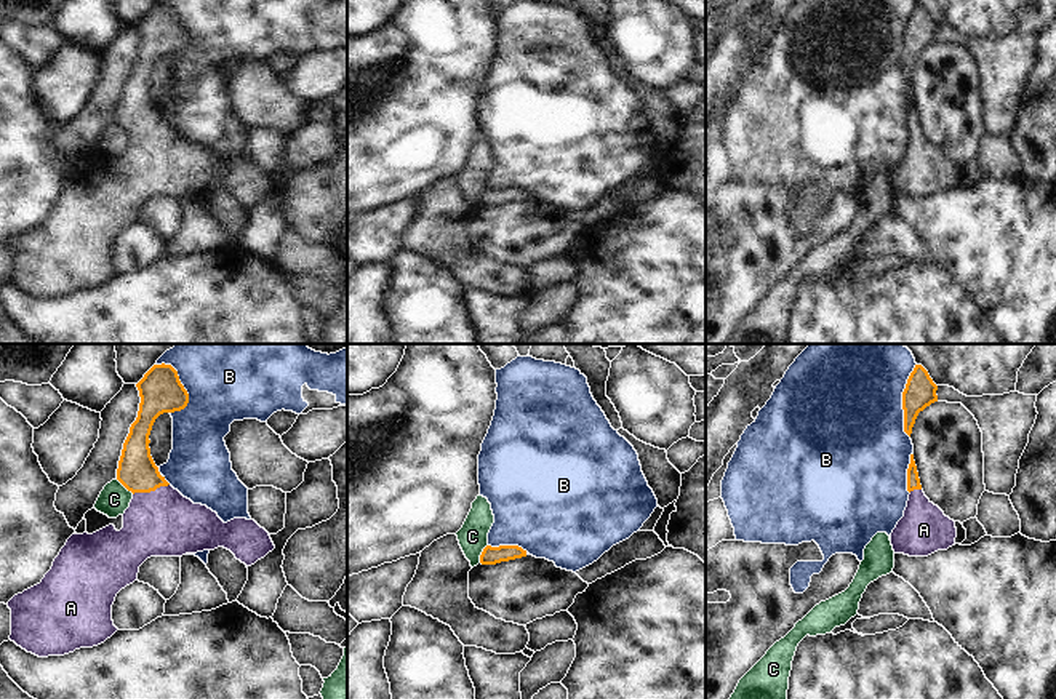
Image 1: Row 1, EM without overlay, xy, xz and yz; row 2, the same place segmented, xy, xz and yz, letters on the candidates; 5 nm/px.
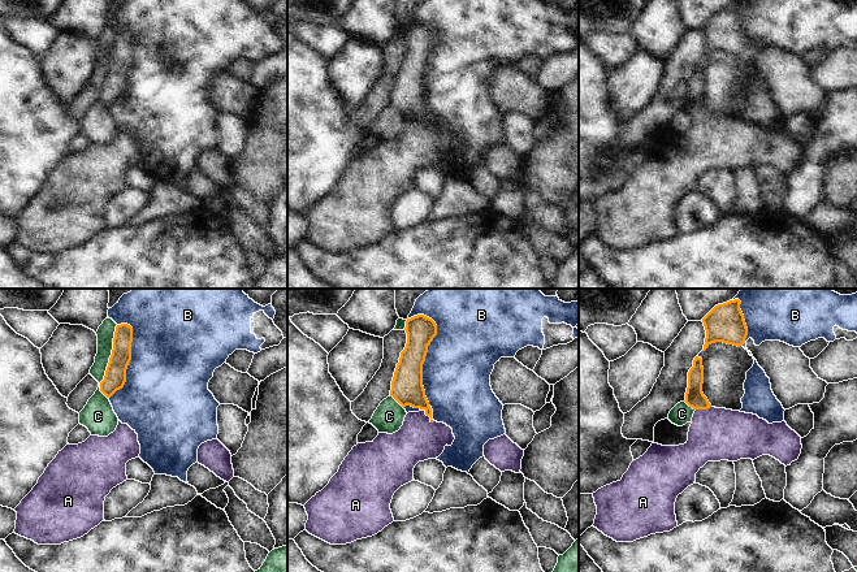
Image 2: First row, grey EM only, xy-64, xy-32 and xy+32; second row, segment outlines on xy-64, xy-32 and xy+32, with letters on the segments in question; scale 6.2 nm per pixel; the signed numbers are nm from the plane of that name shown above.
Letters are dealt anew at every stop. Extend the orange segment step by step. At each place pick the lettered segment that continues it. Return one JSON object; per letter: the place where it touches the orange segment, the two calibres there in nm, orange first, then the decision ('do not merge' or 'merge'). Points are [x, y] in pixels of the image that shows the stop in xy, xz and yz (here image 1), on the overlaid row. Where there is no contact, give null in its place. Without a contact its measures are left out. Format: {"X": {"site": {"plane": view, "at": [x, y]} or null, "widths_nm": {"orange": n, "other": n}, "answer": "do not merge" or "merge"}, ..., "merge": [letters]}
{"A": {"site": {"plane": "xy", "at": [151, 490]}, "widths_nm": {"orange": 190, "other": 340}, "answer": "merge"}, "B": {"site": {"plane": "xy", "at": [180, 381]}, "widths_nm": {"orange": 220, "other": 480}, "answer": "do not merge"}, "C": {"site": {"plane": "xz", "at": [482, 554]}, "widths_nm": {"orange": 90, "other": 150}, "answer": "do not merge"}, "merge": ["A"]}

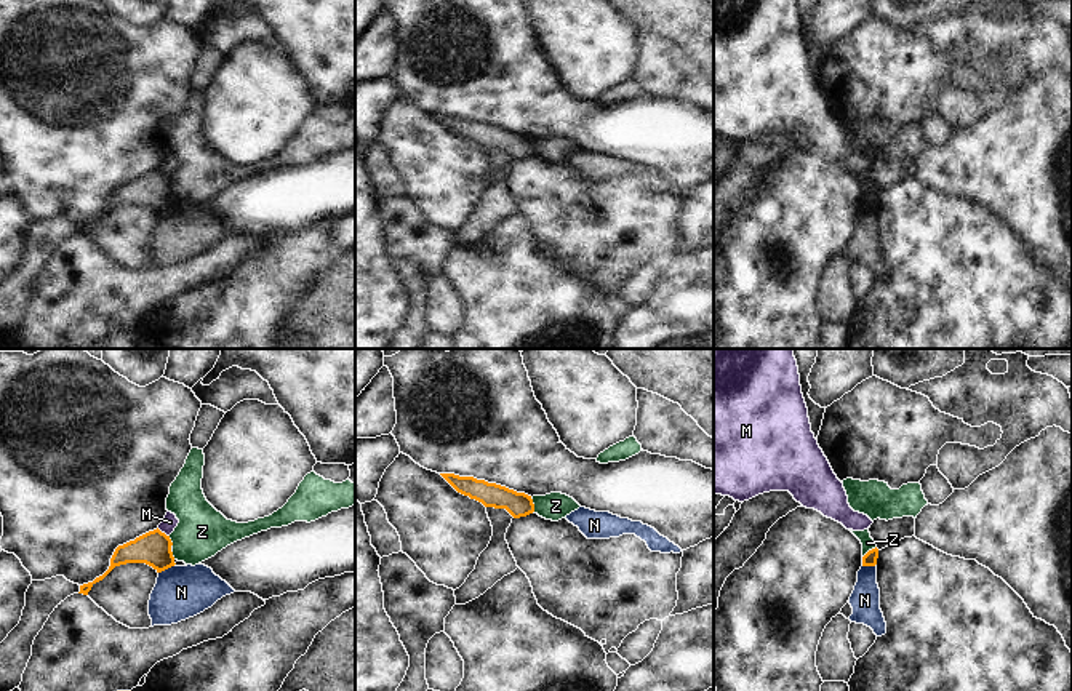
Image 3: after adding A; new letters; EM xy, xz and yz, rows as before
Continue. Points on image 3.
{"M": {"site": {"plane": "xy", "at": [164, 533]}, "widths_nm": {"orange": 170, "other": 80}, "answer": "do not merge"}, "N": {"site": {"plane": "xy", "at": [167, 568]}, "widths_nm": {"orange": 170, "other": 260}, "answer": "do not merge"}, "Z": {"site": {"plane": "xz", "at": [533, 504]}, "widths_nm": {"orange": 130, "other": 140}, "answer": "do not merge"}, "merge": []}

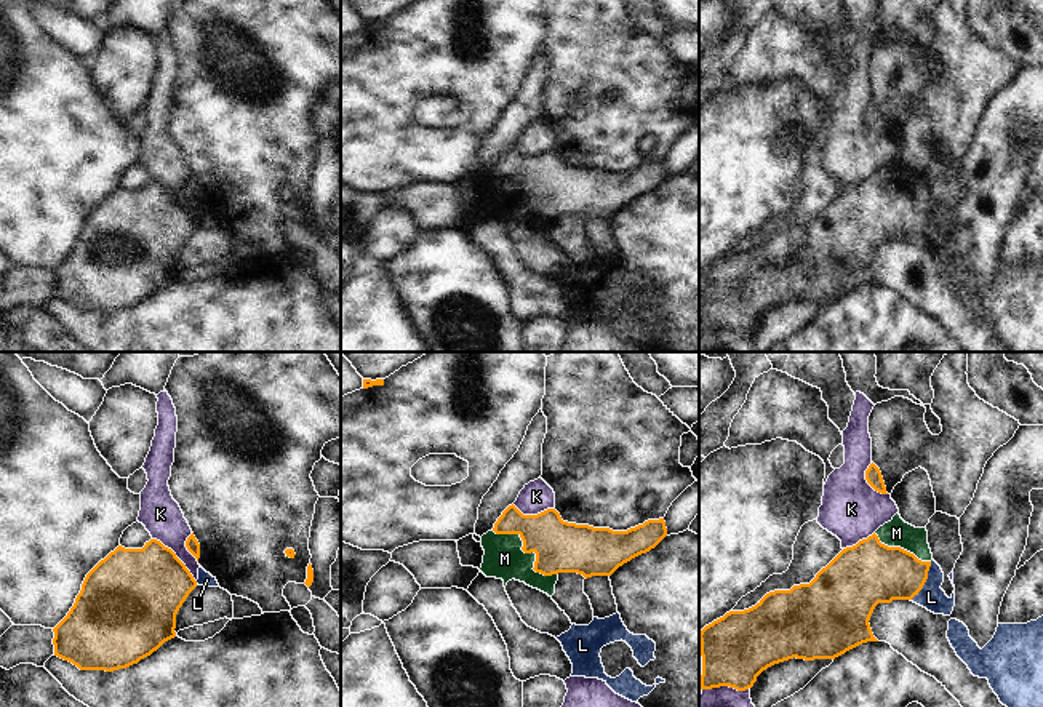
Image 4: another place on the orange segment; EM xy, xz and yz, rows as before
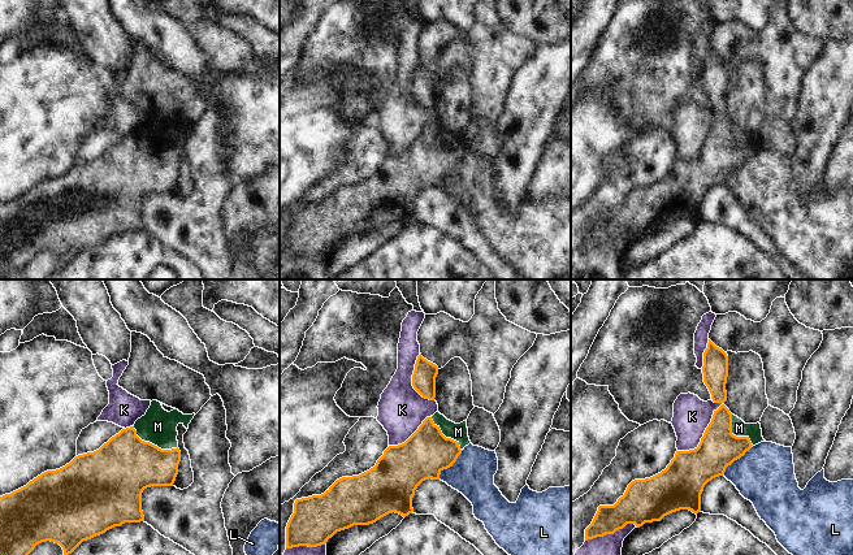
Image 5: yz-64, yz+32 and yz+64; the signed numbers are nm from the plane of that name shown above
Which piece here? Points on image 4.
{"K": {"site": {"plane": "xy", "at": [176, 557]}, "widths_nm": {"orange": 440, "other": 200}, "answer": "do not merge"}, "L": {"site": {"plane": "yz", "at": [925, 581]}, "widths_nm": {"orange": 300, "other": 130}, "answer": "do not merge"}, "M": {"site": {"plane": "xz", "at": [528, 552]}, "widths_nm": {"orange": 260, "other": 200}, "answer": "merge"}, "merge": ["M"]}

